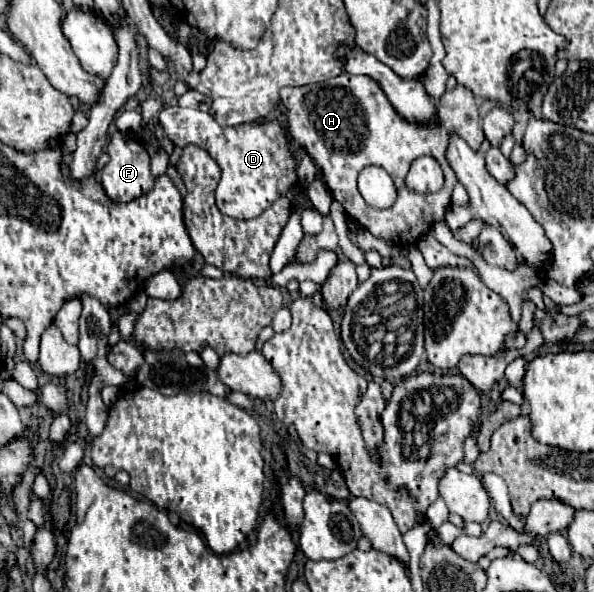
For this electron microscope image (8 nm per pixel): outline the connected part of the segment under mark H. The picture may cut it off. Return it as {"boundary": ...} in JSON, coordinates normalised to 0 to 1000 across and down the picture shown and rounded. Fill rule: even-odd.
{"boundary":[[[574,122],[567,132],[540,142],[476,149],[473,172],[483,182],[490,233],[500,236],[517,253],[524,270],[540,280],[547,311],[554,314],[561,334],[581,351],[584,365],[618,385],[628,399],[668,416],[705,409],[732,375],[749,372],[749,358],[759,348],[759,324],[769,311],[769,297],[749,267],[756,233],[769,226],[796,253],[806,253],[816,236],[796,155],[783,145],[769,145],[742,162],[732,182],[732,199],[722,209],[675,199],[628,132],[591,128],[584,122]],[[705,264],[729,264],[749,291],[749,314],[736,328],[699,328],[682,314],[682,294],[689,291],[692,274]],[[614,280],[648,284],[648,291],[662,301],[668,314],[668,338],[658,351],[628,351],[604,328],[601,297]]]}

